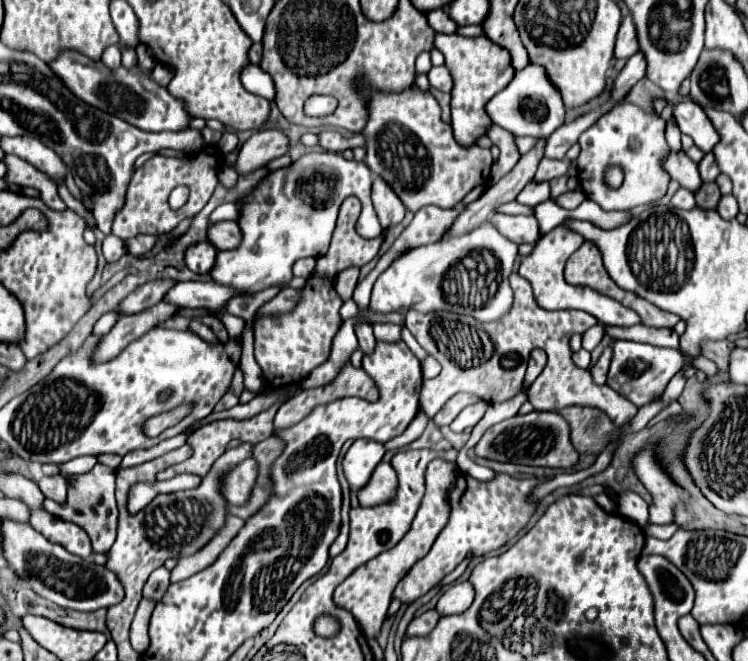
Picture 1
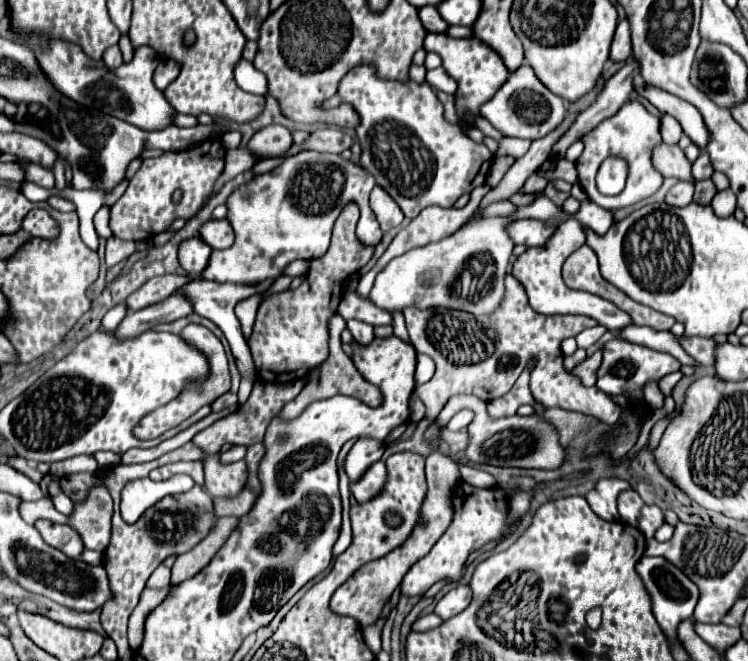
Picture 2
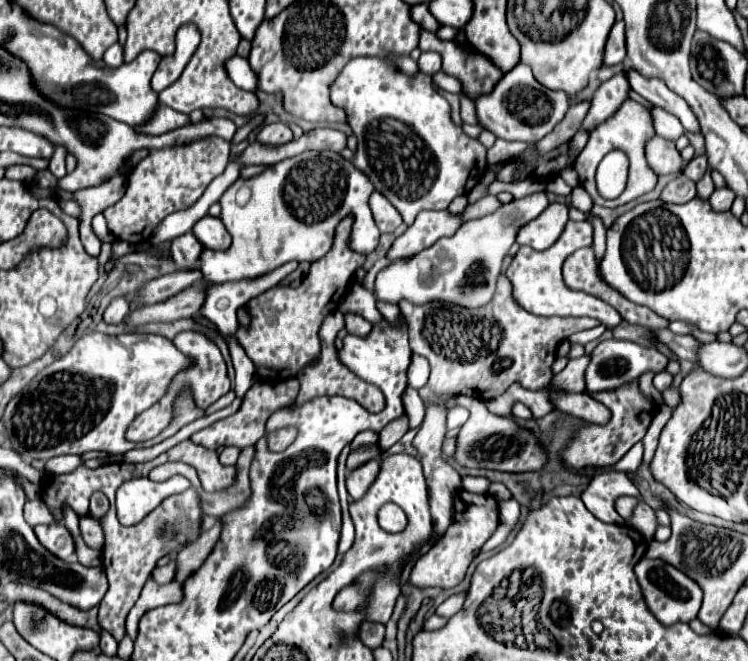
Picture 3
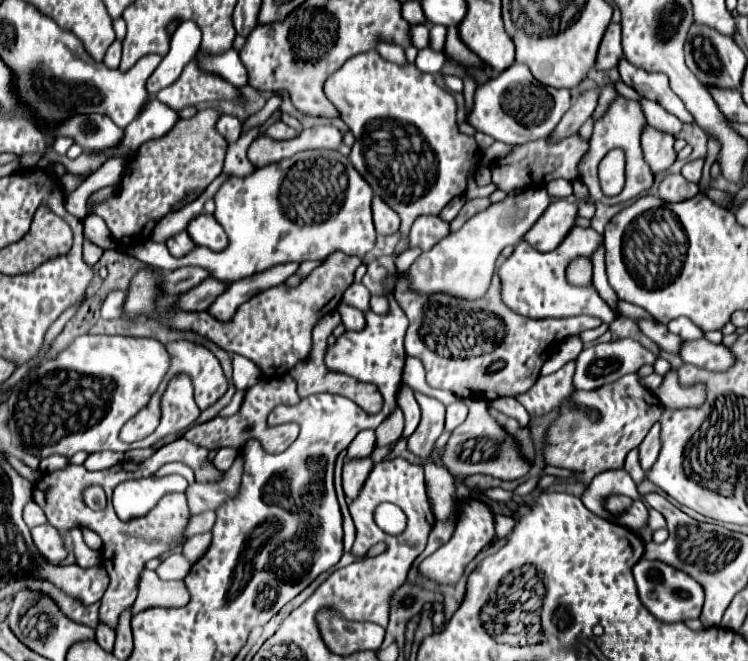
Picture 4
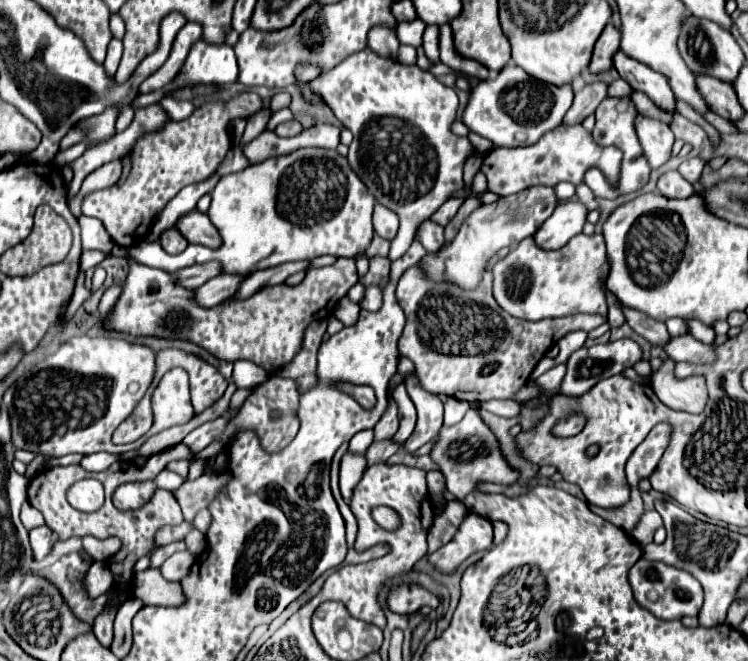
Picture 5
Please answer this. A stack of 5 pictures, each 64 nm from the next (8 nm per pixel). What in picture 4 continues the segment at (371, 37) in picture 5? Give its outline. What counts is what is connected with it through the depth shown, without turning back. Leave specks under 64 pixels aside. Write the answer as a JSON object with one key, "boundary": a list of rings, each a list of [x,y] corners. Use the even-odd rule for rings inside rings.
{"boundary":[[[378,40],[376,44],[376,52],[390,60],[390,62],[396,62],[396,64],[406,64],[406,58],[404,58],[404,48],[394,44],[394,42],[384,42],[384,40]]]}

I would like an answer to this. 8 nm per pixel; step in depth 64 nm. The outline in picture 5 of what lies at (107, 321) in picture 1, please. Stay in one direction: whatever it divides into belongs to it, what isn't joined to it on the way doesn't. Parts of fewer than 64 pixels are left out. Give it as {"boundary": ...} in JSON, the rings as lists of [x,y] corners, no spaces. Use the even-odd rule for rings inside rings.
{"boundary":[[[110,286],[110,288],[106,288],[106,292],[102,294],[100,304],[98,304],[98,310],[100,310],[100,314],[102,314],[102,316],[106,316],[106,314],[108,314],[108,310],[112,310],[112,306],[114,306],[114,302],[118,300],[120,292],[122,292],[122,288],[120,288],[120,286]]]}

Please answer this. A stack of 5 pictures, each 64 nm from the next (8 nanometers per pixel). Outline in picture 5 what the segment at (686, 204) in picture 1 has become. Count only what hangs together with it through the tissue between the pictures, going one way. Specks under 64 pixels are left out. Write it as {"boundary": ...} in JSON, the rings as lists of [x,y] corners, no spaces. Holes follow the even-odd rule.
{"boundary":[[[676,170],[666,172],[658,178],[658,190],[666,198],[688,198],[694,194],[694,188],[688,180],[684,180]]]}

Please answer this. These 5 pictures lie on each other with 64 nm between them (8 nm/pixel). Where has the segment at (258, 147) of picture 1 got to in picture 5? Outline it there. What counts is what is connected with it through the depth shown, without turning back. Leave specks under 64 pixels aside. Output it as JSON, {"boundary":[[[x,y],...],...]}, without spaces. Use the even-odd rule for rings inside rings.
{"boundary":[[[290,120],[284,124],[278,124],[278,128],[274,130],[278,136],[296,136],[302,132],[302,124],[298,120]]]}

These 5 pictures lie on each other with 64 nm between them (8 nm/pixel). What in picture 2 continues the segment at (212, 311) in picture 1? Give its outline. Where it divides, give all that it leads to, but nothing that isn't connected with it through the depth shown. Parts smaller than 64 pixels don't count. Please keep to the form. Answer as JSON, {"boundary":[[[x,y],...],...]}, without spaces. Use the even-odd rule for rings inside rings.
{"boundary":[[[264,280],[264,284],[256,284],[256,286],[244,286],[244,284],[220,284],[220,282],[190,282],[186,284],[184,288],[178,290],[178,294],[182,296],[188,296],[188,300],[192,302],[194,306],[194,312],[208,318],[210,322],[214,322],[226,336],[230,348],[232,348],[232,356],[236,360],[236,366],[238,366],[238,372],[240,372],[240,388],[238,388],[238,402],[244,404],[250,396],[250,390],[252,390],[252,382],[256,378],[256,370],[254,370],[254,362],[252,362],[252,356],[250,356],[250,350],[248,350],[248,344],[240,332],[240,322],[234,314],[234,306],[240,302],[240,300],[246,300],[254,294],[264,294],[270,286],[272,286],[274,280]]]}

